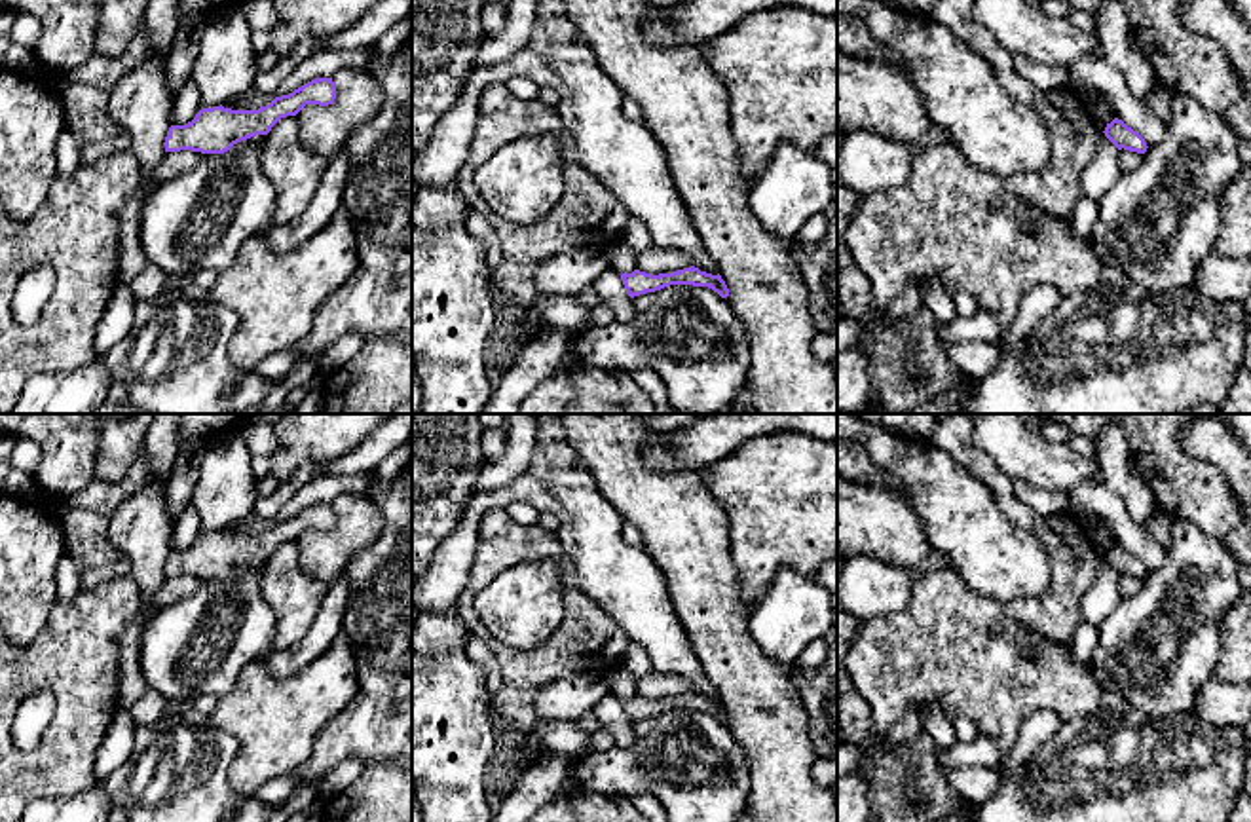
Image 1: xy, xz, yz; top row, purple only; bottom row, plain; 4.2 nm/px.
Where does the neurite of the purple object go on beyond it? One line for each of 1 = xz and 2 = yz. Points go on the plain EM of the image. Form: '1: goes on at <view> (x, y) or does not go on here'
1: does not go on here
2: does not go on here

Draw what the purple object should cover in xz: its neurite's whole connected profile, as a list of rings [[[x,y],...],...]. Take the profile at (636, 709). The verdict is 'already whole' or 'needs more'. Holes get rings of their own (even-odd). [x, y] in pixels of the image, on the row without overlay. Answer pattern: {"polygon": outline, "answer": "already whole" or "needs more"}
{"polygon": [[[695,691],[672,699],[659,699],[659,701],[634,695],[632,699],[621,699],[621,704],[630,723],[645,718],[655,718],[670,710],[708,712],[714,718],[718,718],[721,723],[729,721],[729,714],[719,699],[712,701],[700,697]]], "answer": "already whole"}

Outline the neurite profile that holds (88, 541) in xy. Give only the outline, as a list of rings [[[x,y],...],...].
[[[68,507],[61,514],[66,535],[66,552],[84,568],[101,568],[127,560],[108,537],[108,518],[87,511]]]

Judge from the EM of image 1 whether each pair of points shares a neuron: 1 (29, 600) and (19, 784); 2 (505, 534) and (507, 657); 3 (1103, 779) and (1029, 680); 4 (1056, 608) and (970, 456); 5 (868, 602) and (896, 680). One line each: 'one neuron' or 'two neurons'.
1: two neurons
2: one neuron
3: two neurons
4: one neuron
5: two neurons

